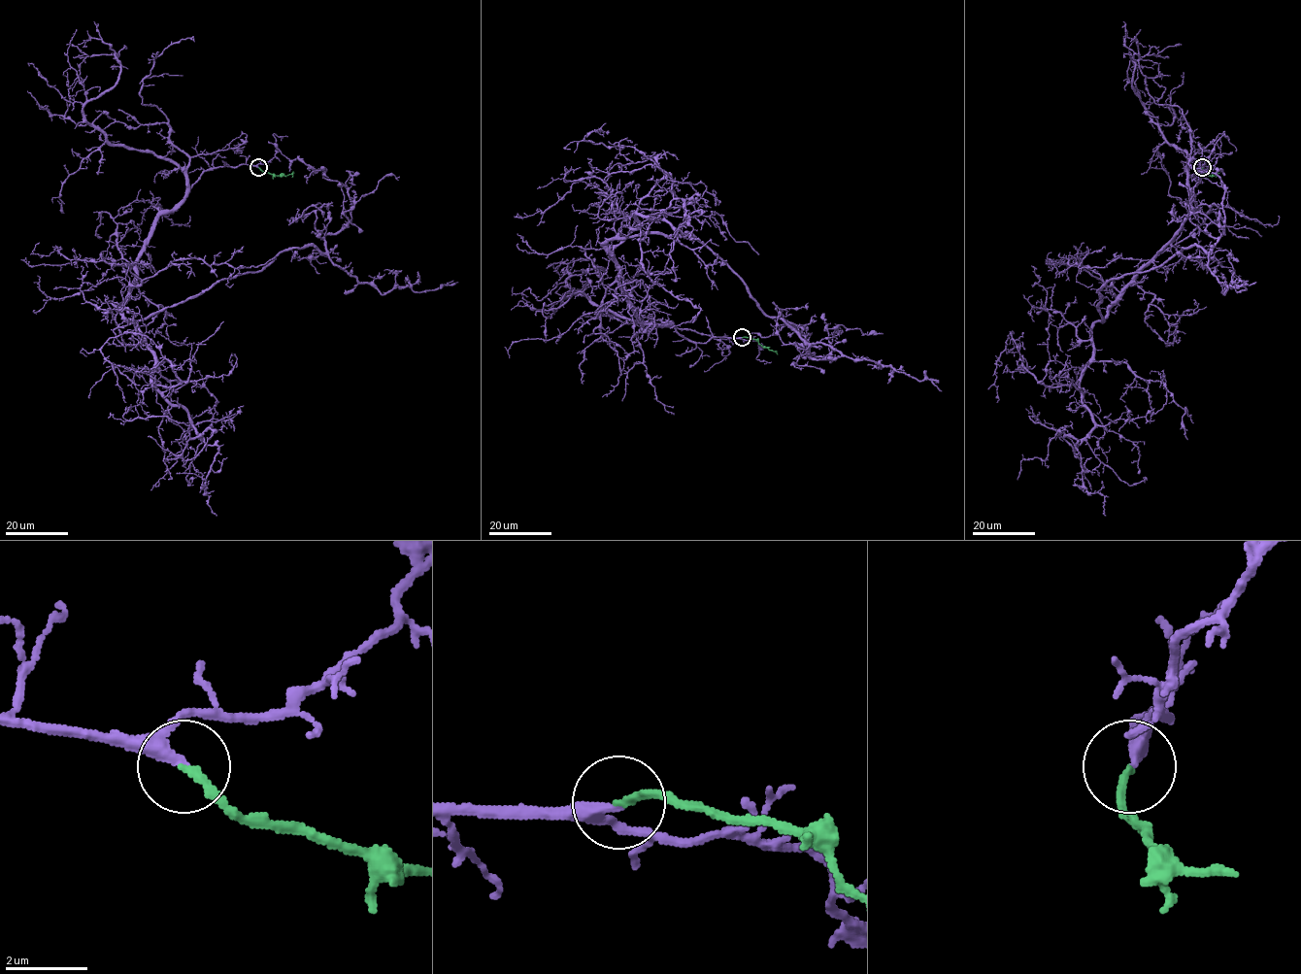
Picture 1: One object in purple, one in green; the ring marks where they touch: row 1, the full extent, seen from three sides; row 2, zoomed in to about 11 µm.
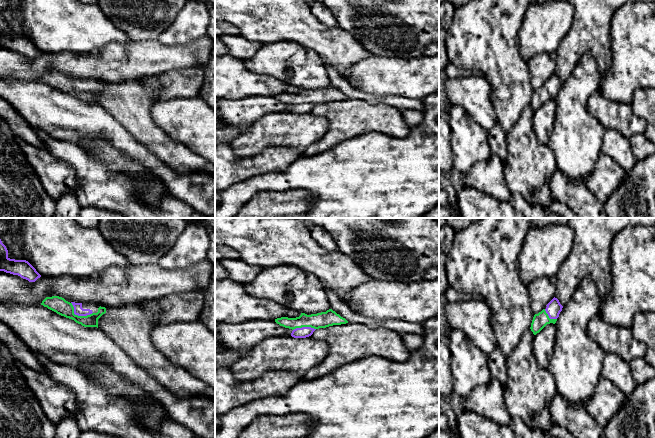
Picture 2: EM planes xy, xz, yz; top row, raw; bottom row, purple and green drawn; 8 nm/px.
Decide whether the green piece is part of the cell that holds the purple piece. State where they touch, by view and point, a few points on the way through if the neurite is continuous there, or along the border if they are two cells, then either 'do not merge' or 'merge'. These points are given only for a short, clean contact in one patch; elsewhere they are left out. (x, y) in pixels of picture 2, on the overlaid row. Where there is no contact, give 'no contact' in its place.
xy (78, 315) | across xy (78, 310), (78, 315), (57, 304) | merge

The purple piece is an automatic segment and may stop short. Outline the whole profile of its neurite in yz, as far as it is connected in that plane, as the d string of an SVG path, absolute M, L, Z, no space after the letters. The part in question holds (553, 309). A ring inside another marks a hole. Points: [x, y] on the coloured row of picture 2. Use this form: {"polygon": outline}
{"polygon": "M553 298L538 314L535 314L531 323L531 331L534 335L539 333L547 324L555 324L563 306L557 298Z"}

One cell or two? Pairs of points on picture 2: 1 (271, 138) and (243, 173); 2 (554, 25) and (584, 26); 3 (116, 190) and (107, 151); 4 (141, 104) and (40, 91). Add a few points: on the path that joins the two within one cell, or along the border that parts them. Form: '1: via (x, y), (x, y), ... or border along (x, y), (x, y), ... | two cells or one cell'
1: border along (284, 147), (267, 147), (251, 155), (238, 156) | two cells
2: border along (575, 10), (571, 28), (558, 46) | two cells
3: border along (95, 157), (110, 173), (125, 174), (134, 181) | two cells
4: border along (98, 103), (115, 119) | two cells

